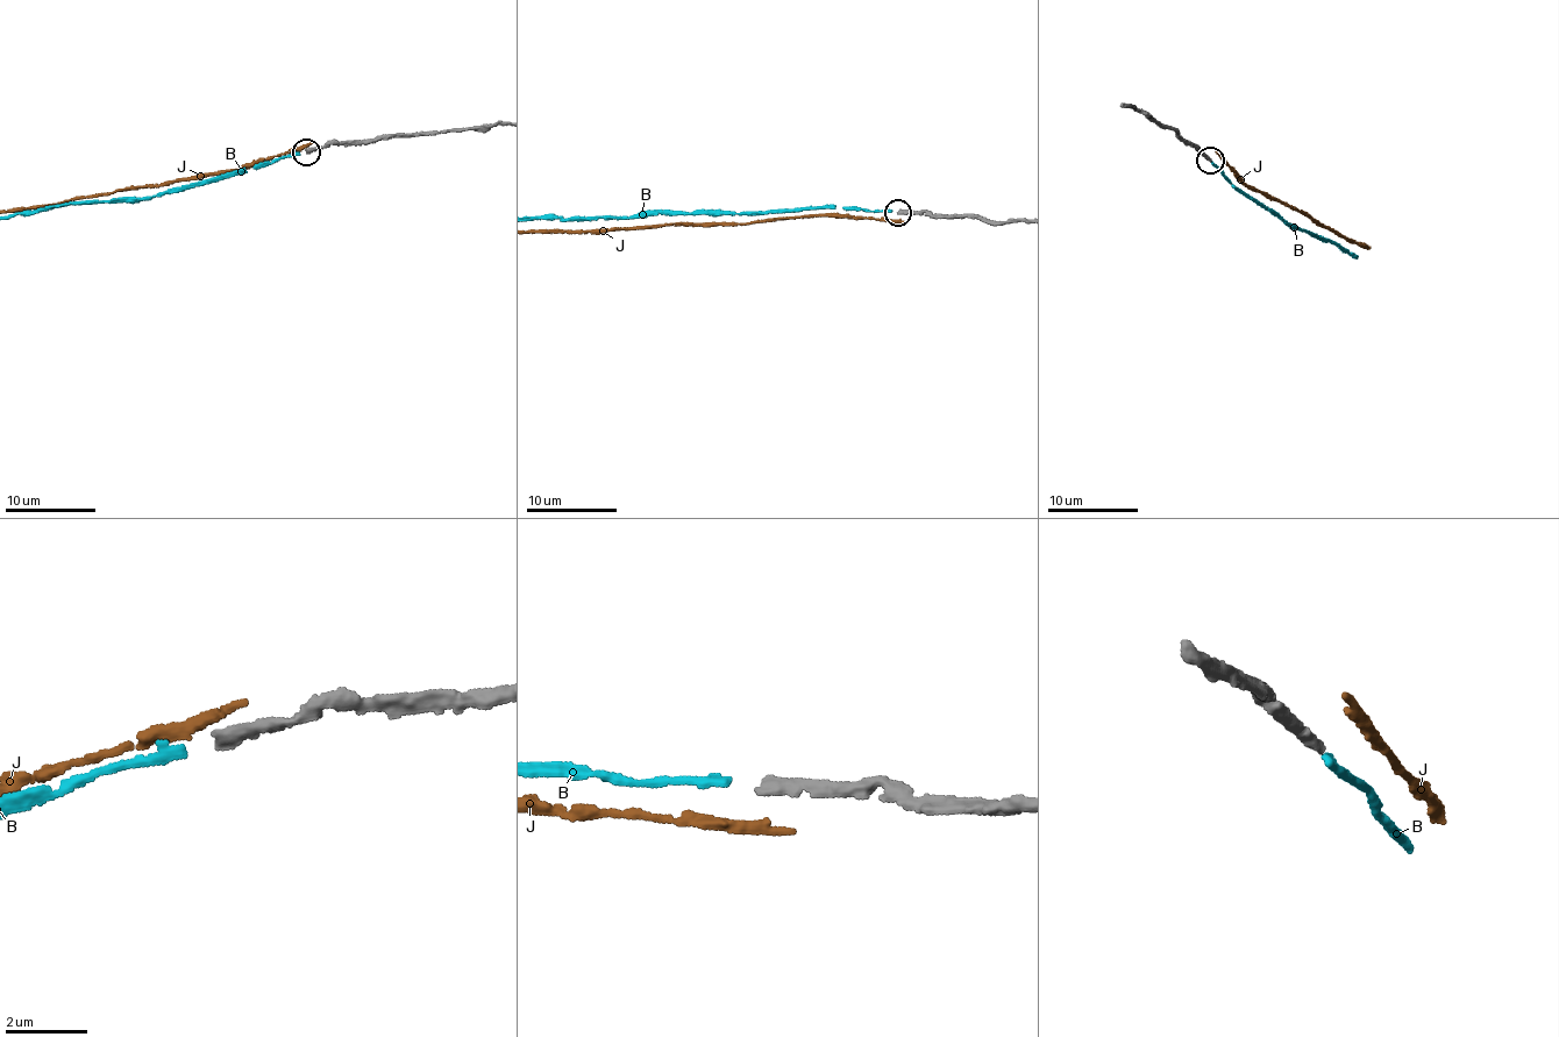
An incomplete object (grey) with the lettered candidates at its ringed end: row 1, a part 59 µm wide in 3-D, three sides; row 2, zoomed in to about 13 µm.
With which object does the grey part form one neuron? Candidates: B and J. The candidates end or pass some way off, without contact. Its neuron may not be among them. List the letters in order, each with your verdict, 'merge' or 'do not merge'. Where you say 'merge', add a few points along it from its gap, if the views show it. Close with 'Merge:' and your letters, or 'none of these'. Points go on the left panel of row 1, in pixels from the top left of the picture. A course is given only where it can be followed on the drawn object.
B: merge
J: do not merge
Merge: B

